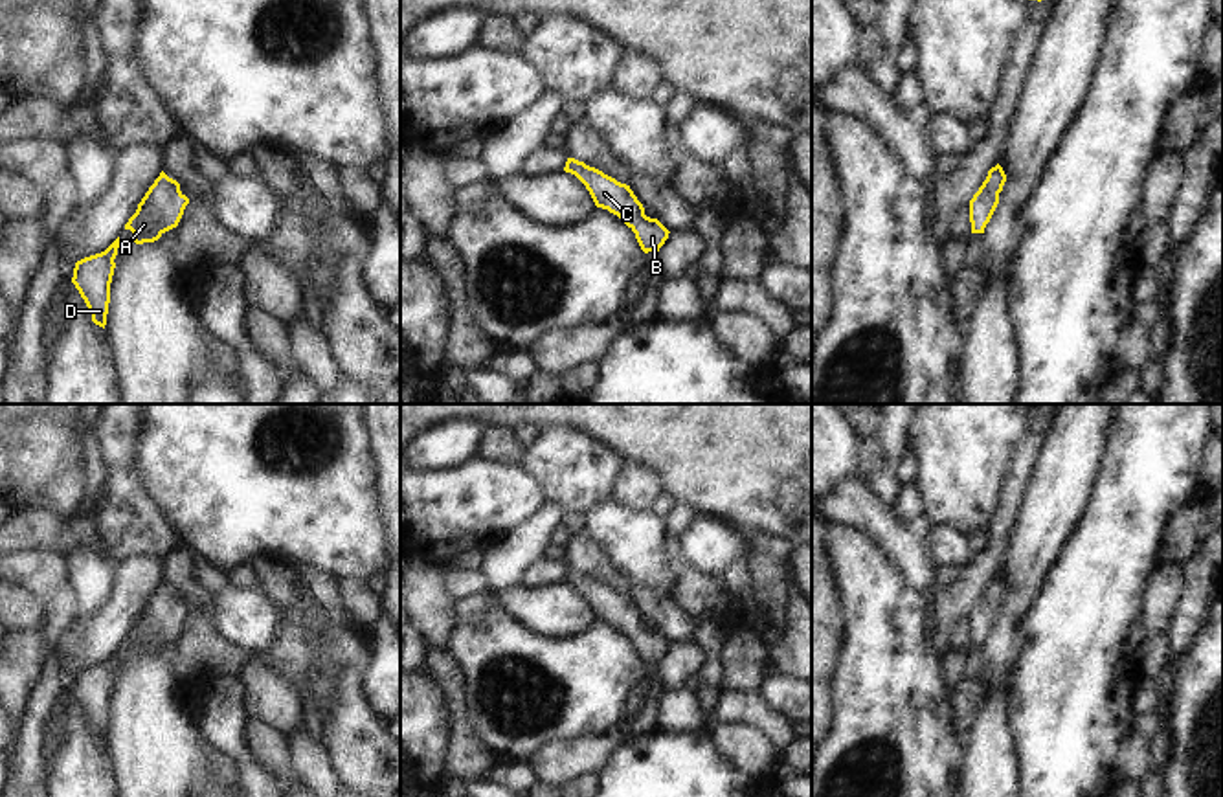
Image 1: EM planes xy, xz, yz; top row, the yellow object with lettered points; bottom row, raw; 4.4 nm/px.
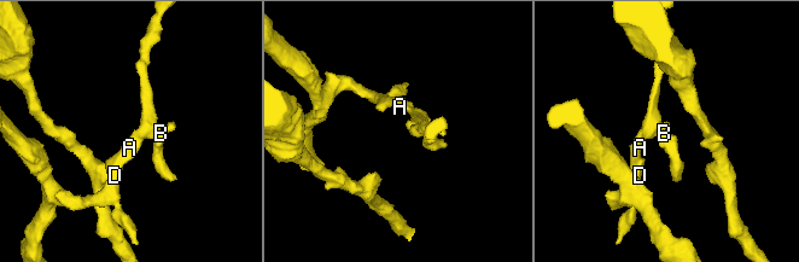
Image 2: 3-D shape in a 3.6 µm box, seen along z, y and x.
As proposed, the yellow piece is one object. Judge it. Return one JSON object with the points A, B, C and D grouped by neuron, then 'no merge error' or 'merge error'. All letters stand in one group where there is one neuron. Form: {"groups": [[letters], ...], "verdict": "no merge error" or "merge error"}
{"groups": [["A", "B", "C", "D"]], "verdict": "no merge error"}

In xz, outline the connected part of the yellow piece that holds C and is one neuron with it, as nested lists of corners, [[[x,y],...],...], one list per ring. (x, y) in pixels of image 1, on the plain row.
[[[567,569],[564,582],[586,597],[597,619],[617,626],[635,645],[645,665],[659,663],[670,643],[657,630],[645,626],[645,619],[630,597],[575,569]]]

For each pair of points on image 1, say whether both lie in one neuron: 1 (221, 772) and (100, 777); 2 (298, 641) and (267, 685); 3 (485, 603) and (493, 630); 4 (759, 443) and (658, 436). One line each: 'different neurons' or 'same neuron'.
1: different neurons
2: different neurons
3: different neurons
4: same neuron

